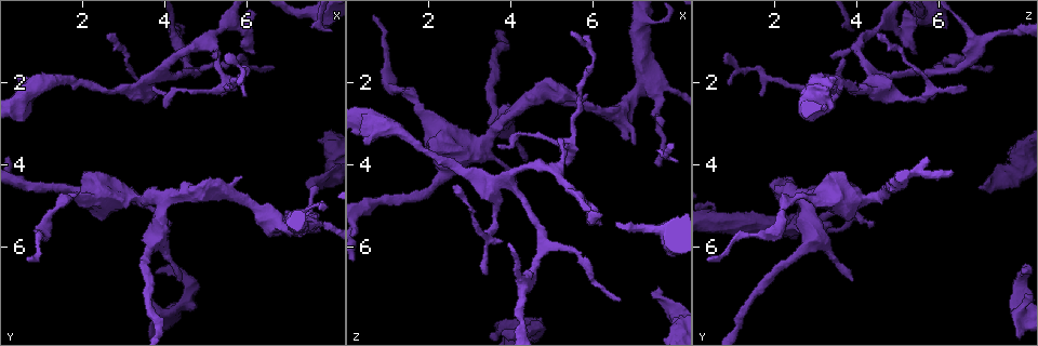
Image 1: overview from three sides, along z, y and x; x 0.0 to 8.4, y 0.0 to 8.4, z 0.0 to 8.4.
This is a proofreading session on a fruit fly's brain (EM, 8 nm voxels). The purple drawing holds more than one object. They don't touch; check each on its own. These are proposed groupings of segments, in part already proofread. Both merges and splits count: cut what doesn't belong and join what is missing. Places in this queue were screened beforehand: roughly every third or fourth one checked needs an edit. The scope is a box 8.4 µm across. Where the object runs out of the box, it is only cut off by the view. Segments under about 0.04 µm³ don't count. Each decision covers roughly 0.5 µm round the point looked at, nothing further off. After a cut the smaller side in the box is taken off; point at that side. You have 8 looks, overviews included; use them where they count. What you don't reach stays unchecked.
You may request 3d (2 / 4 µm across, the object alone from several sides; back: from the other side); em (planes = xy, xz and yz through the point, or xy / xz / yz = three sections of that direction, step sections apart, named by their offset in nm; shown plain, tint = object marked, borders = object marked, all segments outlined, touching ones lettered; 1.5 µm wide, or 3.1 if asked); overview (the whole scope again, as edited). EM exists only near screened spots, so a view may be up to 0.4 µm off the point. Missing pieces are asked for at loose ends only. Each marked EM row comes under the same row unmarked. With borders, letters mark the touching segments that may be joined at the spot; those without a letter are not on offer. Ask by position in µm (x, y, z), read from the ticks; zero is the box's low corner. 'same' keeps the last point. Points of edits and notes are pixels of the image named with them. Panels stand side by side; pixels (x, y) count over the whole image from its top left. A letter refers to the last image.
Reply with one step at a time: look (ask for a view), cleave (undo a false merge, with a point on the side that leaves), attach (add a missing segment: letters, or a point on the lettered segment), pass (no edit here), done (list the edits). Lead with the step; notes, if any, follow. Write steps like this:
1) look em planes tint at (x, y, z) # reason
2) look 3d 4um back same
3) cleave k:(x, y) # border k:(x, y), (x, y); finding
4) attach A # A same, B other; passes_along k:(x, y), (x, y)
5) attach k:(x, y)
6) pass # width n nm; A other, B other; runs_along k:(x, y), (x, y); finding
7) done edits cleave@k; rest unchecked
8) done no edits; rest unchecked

look em planes borders at (4.20, 5.45, 4.45) # branch stops here

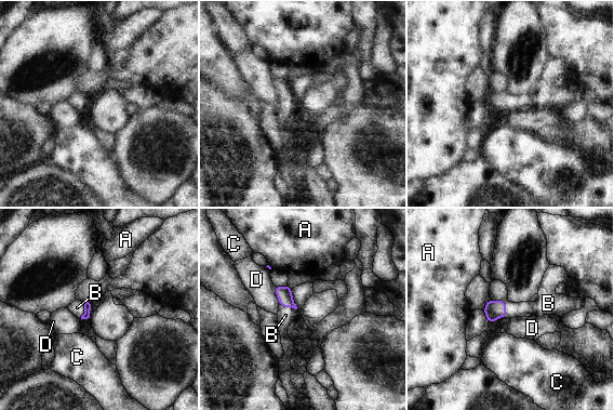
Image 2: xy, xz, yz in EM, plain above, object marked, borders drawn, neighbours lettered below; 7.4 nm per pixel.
attach B # A other, B same, C other, D other; passes_along 2:(493, 309), (505, 313), (512, 309); it goes on there

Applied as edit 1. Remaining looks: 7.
look overview # see it whole again

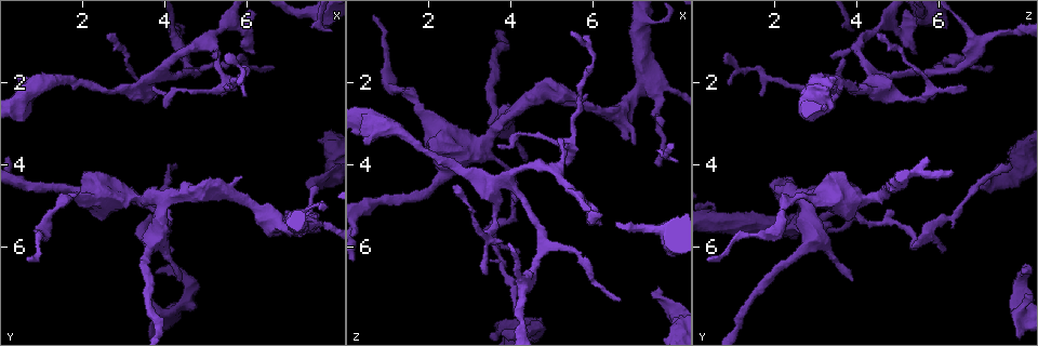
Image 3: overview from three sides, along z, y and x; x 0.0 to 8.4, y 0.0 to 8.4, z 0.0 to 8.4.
look em planes borders at (7.55, 4.60, 7.00) # branch stops here

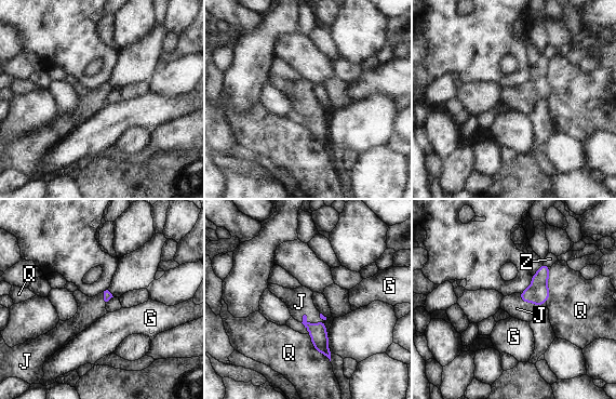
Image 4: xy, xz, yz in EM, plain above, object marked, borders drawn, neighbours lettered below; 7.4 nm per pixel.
attach J # G other, J same, Q other, Z other; passes_along 4:(318, 331), (311, 323), (299, 302); it goes on there

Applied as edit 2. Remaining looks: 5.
look 3d 4um at (6.15, 1.30, 5.40) # an open end

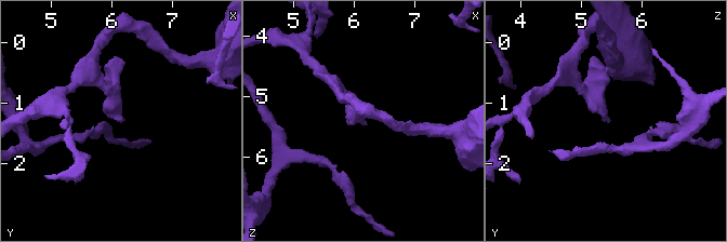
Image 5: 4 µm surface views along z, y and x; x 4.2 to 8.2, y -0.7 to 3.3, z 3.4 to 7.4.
look em xz step 4 borders at (6.15, 1.30, 5.45) # need the tissue

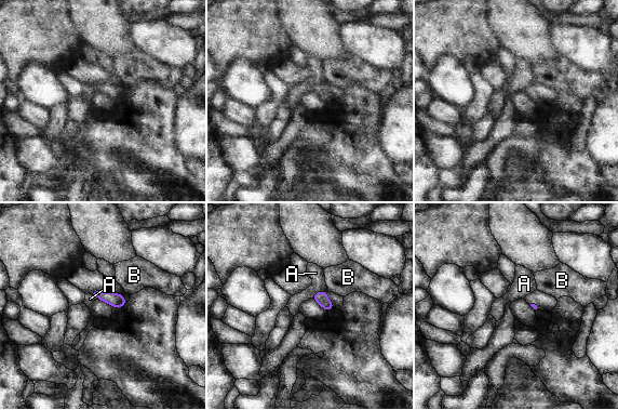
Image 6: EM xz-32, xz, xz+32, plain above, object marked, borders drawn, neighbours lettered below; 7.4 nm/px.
look em planes borders same

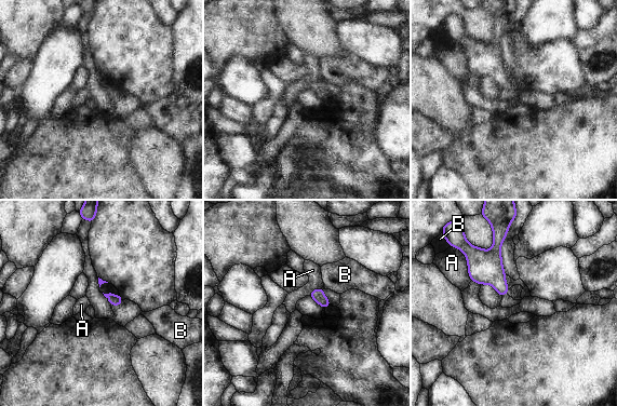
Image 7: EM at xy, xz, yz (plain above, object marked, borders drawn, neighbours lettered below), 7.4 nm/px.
pass # A other, B other; border 7:(465, 254), (468, 275), (471, 280); none of them fits

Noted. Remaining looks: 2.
done edits attach@2, attach@4; rest unchecked

